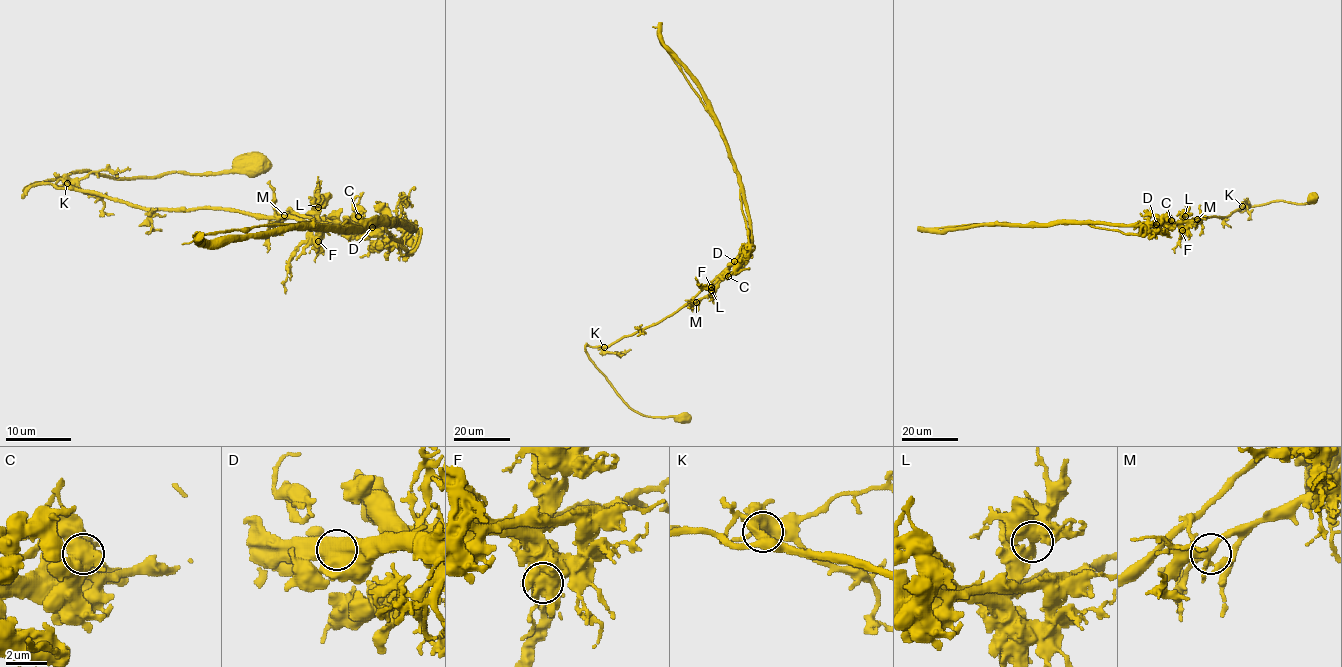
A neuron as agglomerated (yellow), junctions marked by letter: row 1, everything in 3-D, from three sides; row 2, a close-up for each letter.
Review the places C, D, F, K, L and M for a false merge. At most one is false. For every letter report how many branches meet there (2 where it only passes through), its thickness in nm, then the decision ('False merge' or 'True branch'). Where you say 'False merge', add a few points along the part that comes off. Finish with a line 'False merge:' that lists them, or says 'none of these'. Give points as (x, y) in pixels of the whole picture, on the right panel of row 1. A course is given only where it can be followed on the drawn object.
C: Branches: 4. Thickness 650 nm. True branch
D: Branches: 2. Thickness 800 nm. False merge. Course of the part to remove: (1156, 224), (972, 225), (921, 232)
F: Branches: 3. Thickness 700 nm. True branch
K: Branches: 3. Thickness 400 nm. True branch
L: Branches: 2. Thickness 440 nm. True branch
M: Branches: 5. Thickness 380 nm. True branch
False merge: D

